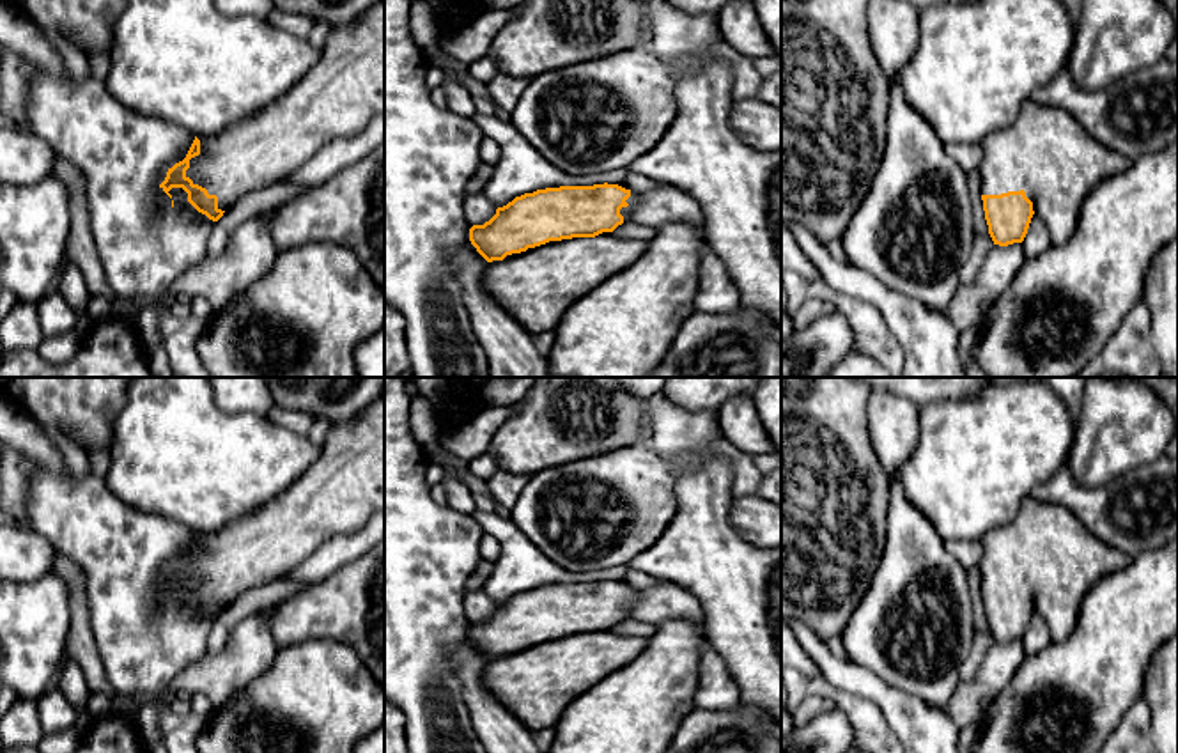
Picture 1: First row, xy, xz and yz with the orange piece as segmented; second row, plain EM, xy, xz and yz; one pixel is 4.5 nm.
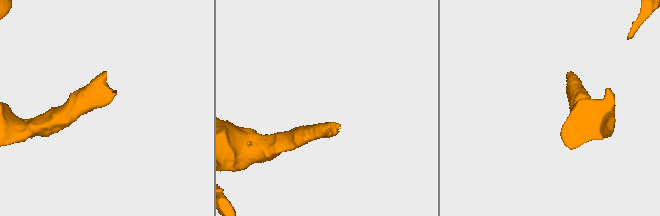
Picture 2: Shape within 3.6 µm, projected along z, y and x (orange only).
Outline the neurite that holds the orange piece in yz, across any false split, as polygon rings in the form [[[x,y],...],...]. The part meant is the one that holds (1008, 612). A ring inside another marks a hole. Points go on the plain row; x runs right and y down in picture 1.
[[[1027,496],[1010,524],[988,532],[978,563],[988,631],[994,641],[1022,640],[1036,611],[1050,631],[1050,641],[1065,641],[1081,613],[1086,594],[1105,576],[1121,571],[1130,558],[1097,539],[1066,507]]]

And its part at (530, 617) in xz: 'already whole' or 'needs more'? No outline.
needs more

